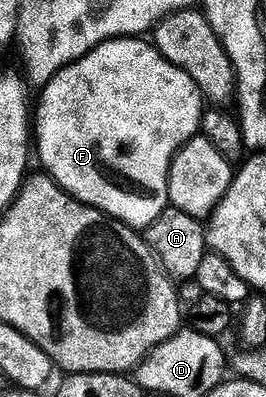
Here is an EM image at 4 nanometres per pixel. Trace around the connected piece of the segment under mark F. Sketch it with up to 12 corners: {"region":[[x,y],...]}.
{"region":[[139,37],[61,69],[37,159],[146,229],[203,93]]}

